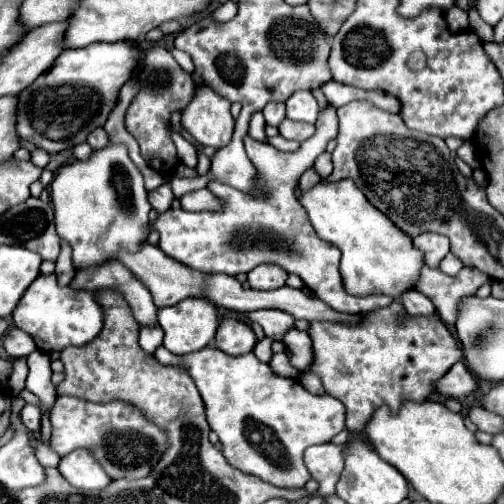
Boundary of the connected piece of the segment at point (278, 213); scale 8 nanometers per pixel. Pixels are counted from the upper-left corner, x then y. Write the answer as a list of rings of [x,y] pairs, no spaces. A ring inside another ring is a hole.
[[[326,106],[318,114],[314,136],[302,142],[300,150],[292,154],[280,152],[274,146],[258,142],[246,134],[246,154],[258,172],[256,186],[258,190],[262,190],[264,196],[252,196],[248,192],[240,192],[236,188],[212,182],[208,190],[216,194],[216,198],[220,198],[224,206],[218,212],[188,212],[182,208],[170,208],[168,212],[160,214],[156,222],[150,224],[150,228],[156,228],[160,234],[160,248],[170,258],[186,264],[188,268],[208,274],[224,272],[228,276],[236,276],[240,272],[250,272],[254,266],[260,264],[276,264],[288,274],[300,276],[306,288],[316,292],[318,298],[336,312],[366,314],[370,310],[392,304],[392,296],[352,296],[344,290],[342,276],[338,270],[340,250],[316,234],[302,204],[294,194],[302,172],[314,164],[314,160],[326,150],[328,140],[336,138],[336,134],[338,116],[334,106]]]

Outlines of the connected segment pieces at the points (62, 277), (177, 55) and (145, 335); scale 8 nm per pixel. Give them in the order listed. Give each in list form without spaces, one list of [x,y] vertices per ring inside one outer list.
[[[62,242],[62,252],[56,260],[56,278],[58,278],[58,286],[68,286],[70,280],[74,278],[76,270],[72,268],[72,248],[68,248],[68,244]]]
[[[172,50],[172,56],[174,60],[182,66],[182,70],[186,70],[188,74],[194,72],[194,64],[192,64],[192,58],[186,54],[186,52],[180,52],[180,50]]]
[[[140,328],[140,346],[144,352],[148,354],[154,354],[158,346],[162,346],[162,340],[164,340],[164,332],[162,328]]]

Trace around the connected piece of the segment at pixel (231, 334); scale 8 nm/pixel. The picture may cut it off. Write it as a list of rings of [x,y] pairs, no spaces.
[[[226,318],[220,322],[220,328],[216,332],[216,348],[230,356],[248,354],[256,344],[256,334],[252,328],[242,320]]]

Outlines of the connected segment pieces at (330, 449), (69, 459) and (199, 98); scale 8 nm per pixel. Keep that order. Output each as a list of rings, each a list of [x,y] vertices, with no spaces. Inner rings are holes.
[[[316,444],[304,452],[306,468],[310,470],[312,478],[320,484],[318,496],[326,498],[334,494],[336,482],[344,468],[344,444]]]
[[[78,448],[76,452],[66,454],[60,460],[58,466],[60,474],[76,488],[84,488],[84,490],[100,490],[104,486],[110,484],[108,474],[104,472],[104,468],[96,462],[96,458],[84,450]]]
[[[202,86],[182,110],[182,124],[200,146],[224,148],[234,132],[230,102],[212,92],[212,88]]]

